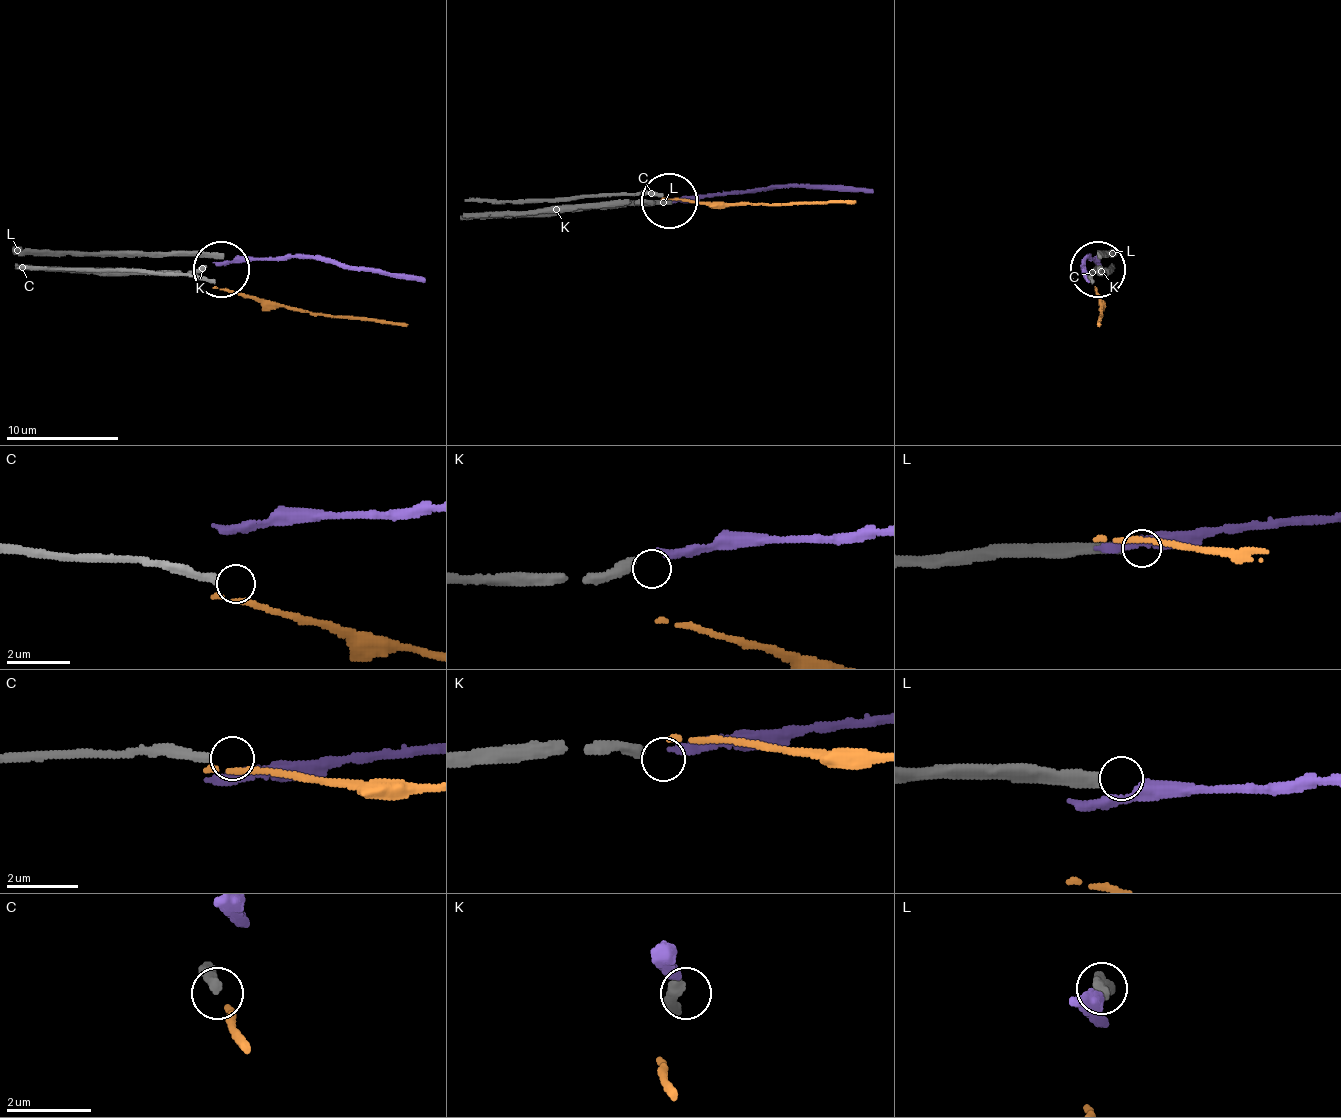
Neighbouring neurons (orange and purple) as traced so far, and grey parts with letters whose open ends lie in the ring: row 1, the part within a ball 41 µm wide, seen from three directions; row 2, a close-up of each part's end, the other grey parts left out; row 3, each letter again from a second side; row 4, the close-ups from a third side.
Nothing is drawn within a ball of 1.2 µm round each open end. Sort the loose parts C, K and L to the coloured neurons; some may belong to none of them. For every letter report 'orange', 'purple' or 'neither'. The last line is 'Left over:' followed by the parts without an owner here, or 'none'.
C: neither
K: neither
L: neither
Left over: C, K, L

